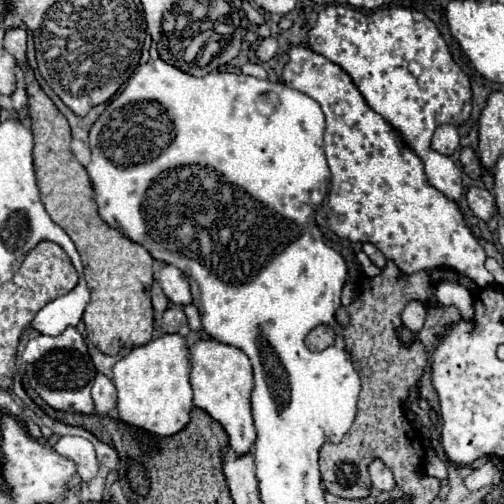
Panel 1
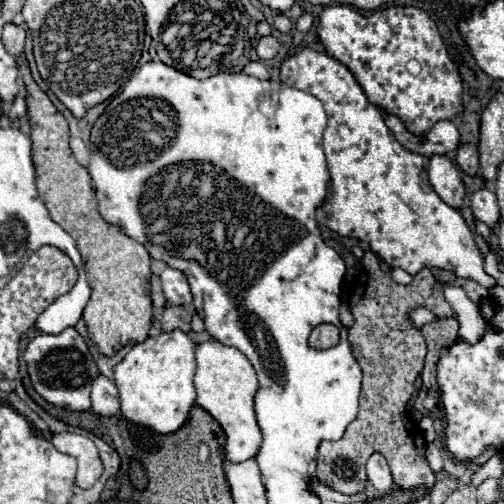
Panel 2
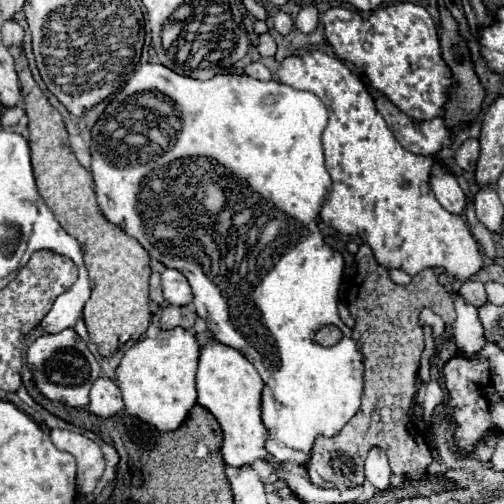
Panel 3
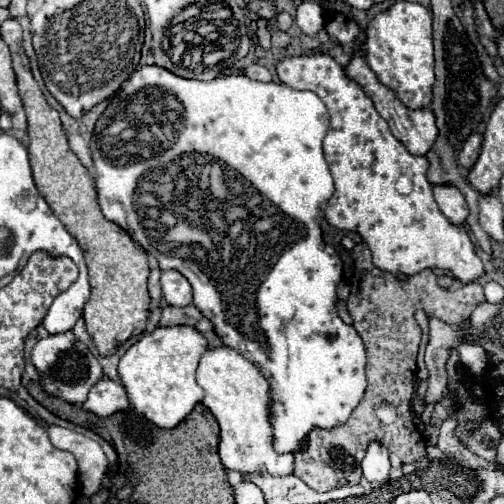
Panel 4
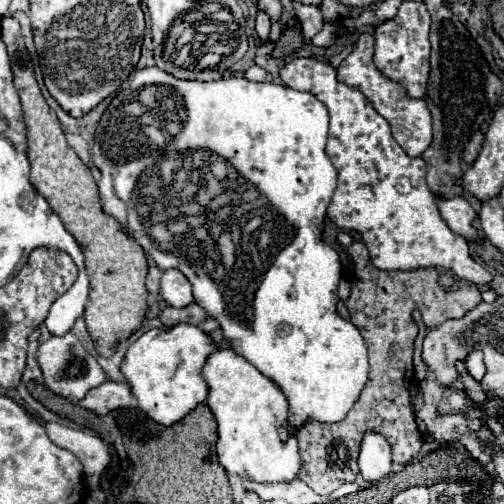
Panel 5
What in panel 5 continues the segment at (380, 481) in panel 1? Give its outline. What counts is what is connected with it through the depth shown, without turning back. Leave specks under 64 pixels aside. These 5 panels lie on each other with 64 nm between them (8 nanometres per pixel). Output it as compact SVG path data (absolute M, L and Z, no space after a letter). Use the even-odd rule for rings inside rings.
M374 432L364 434L358 458L362 478L370 484L376 484L390 474L390 464L392 464L392 452L388 440Z

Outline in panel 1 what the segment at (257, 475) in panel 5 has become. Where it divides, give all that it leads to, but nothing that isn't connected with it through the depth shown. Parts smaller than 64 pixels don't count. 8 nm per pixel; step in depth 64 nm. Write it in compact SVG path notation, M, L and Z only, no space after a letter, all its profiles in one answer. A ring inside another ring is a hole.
M198 340L190 346L190 386L194 390L194 406L208 412L216 422L222 424L230 436L230 448L236 454L250 452L256 440L256 430L250 414L250 392L252 392L252 366L248 356L228 344L216 340Z

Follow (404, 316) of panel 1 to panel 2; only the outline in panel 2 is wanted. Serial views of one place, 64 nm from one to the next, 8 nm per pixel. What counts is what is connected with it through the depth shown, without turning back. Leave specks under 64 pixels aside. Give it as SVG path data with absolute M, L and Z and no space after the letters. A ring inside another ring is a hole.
M414 308L414 310L410 310L410 322L416 328L422 328L424 324L434 322L434 320L436 320L436 316L428 308Z

